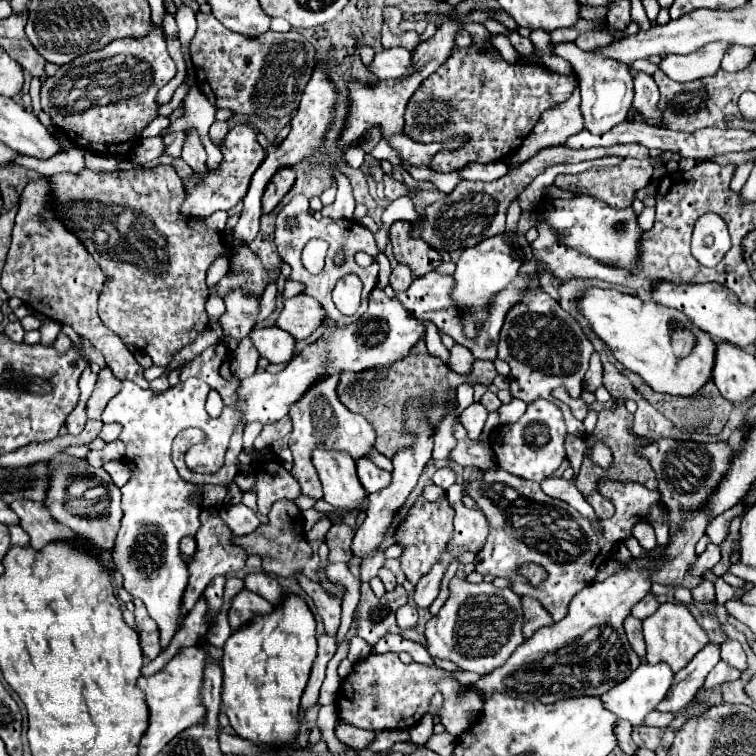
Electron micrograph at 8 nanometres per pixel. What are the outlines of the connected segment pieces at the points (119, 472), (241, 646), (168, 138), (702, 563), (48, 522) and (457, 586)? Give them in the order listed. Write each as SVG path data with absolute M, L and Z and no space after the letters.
M120 460L104 462L104 470L112 476L112 482L116 482L116 486L124 486L124 482L130 478L128 466L124 462L120 462Z
M252 572L244 578L244 584L248 590L268 598L272 604L280 604L276 604L276 610L270 614L252 618L226 640L222 656L222 704L230 718L230 726L238 736L254 740L256 744L268 742L282 746L284 742L292 742L298 730L298 704L318 650L316 620L302 596L284 594L280 600L282 588L272 576Z
M170 132L164 136L164 144L166 144L166 154L172 154L172 156L180 156L178 150L182 150L184 142L186 142L186 132Z
M708 544L708 548L700 554L698 562L694 564L692 574L696 576L696 572L706 570L706 568L712 568L712 562L718 562L718 560L720 560L720 548L718 548L718 546L714 546L714 544Z
M20 498L20 500L14 500L10 504L10 508L18 514L20 526L28 532L30 546L34 550L40 550L42 546L46 546L52 540L76 536L72 530L68 530L66 526L60 526L58 522L54 522L52 516L48 516L48 510L46 510L44 502Z
M452 578L450 580L450 598L440 608L440 612L426 622L424 636L426 636L426 650L430 656L450 660L450 662L458 664L460 670L486 674L486 670L492 670L494 666L502 666L508 660L508 656L524 642L520 596L516 596L508 588L496 588L494 584L488 584L488 582L468 584L462 578Z

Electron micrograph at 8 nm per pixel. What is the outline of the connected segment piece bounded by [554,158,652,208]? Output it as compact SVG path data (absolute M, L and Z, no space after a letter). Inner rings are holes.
M626 158L620 166L612 166L612 168L590 168L590 170L580 172L580 174L560 174L560 176L556 176L554 184L564 188L564 190L576 190L580 194L604 198L604 202L608 202L610 206L624 208L624 206L632 204L634 192L648 186L650 180L652 180L652 164L648 160Z

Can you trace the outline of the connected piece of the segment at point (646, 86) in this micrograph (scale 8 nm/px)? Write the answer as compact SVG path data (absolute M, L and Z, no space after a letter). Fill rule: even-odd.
M636 72L634 76L634 106L646 116L648 124L658 124L660 114L656 112L658 106L658 86L654 78L646 72Z

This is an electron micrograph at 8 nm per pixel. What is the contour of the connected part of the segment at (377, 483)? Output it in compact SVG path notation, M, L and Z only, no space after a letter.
M358 458L356 460L356 470L358 470L358 478L360 478L360 484L366 488L366 492L376 492L384 486L388 486L390 482L390 472L386 470L380 470L378 466L374 466L370 460L366 458Z

